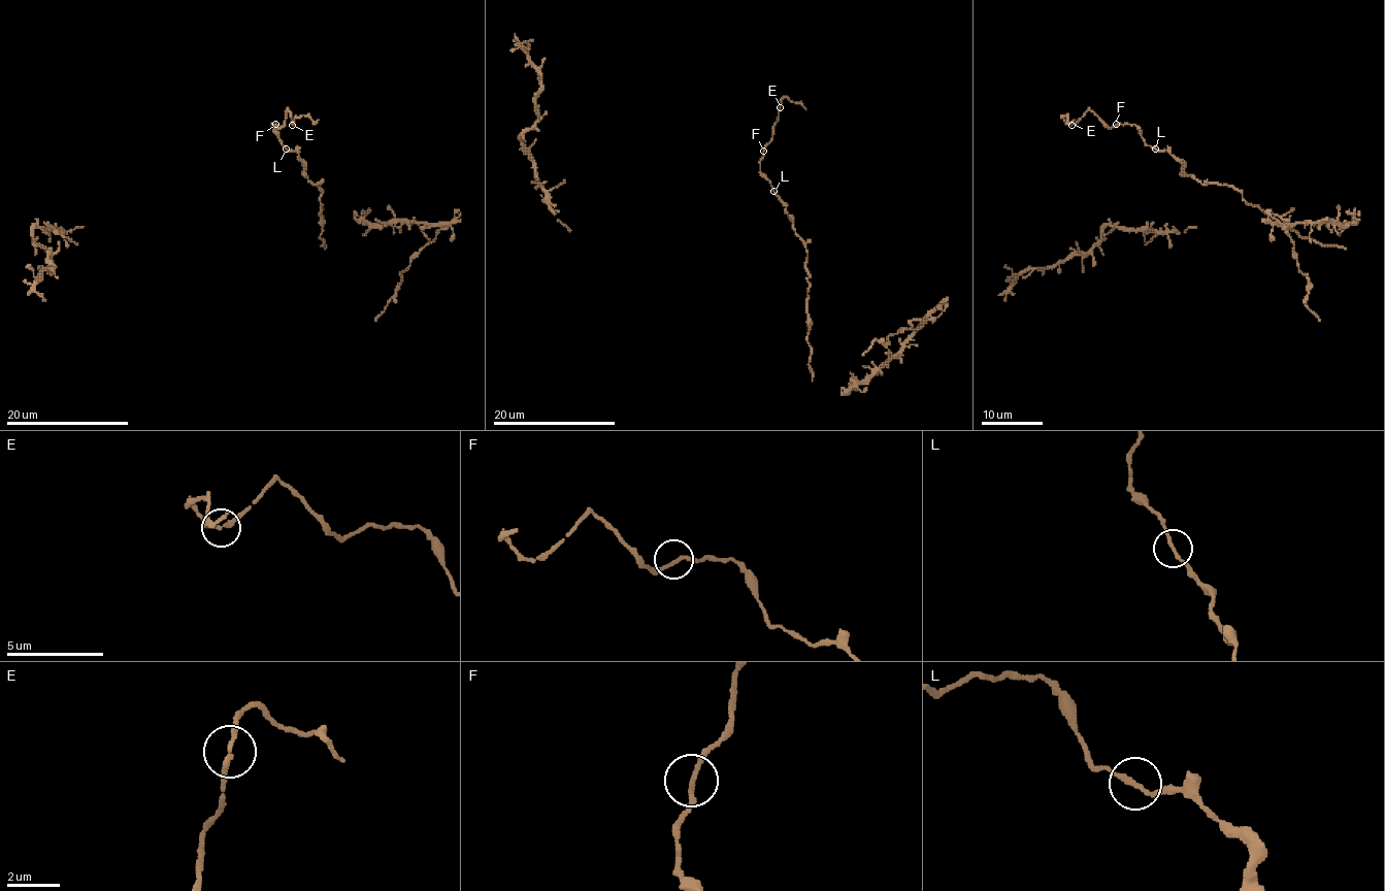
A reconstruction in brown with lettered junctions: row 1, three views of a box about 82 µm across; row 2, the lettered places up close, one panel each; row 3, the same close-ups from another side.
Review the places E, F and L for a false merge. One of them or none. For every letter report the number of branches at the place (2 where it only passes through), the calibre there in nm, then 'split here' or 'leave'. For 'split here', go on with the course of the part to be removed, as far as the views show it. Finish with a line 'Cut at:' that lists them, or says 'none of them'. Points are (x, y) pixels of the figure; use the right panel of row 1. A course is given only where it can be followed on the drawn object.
E: branches 2; calibre 180 nm; leave
F: branches 2; calibre 180 nm; leave
L: branches 2; calibre 170 nm; leave
Cut at: none of them

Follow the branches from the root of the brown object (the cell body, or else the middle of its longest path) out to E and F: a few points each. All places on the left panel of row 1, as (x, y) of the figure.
E: (290, 152), (281, 142), (272, 124), (281, 127), (287, 110), (293, 124)
F: (290, 152), (277, 136), (272, 126), (275, 124)

